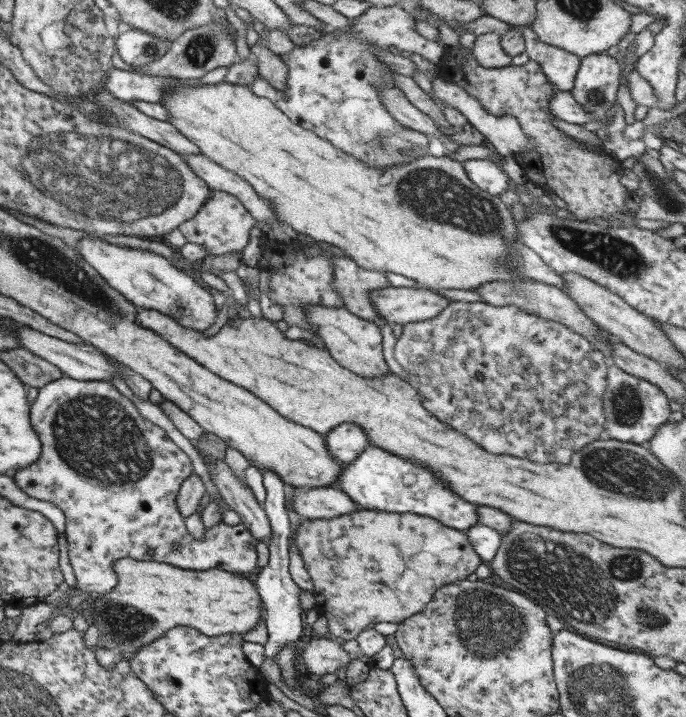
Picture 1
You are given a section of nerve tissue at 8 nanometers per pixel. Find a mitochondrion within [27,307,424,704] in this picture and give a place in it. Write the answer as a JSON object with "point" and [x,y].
{"point":[96,437]}

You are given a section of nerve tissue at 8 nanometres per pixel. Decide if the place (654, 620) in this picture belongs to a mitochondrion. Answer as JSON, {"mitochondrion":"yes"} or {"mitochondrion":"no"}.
{"mitochondrion":"yes"}

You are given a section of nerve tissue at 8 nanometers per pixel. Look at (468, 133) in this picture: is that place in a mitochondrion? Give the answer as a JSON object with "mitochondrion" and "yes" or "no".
{"mitochondrion":"no"}

